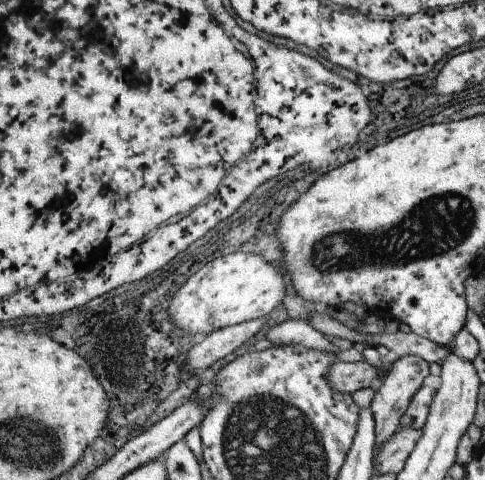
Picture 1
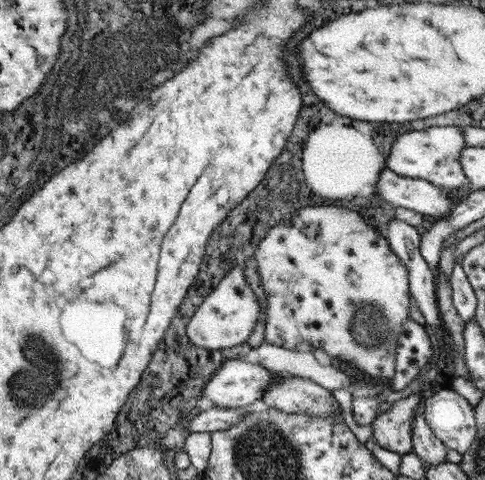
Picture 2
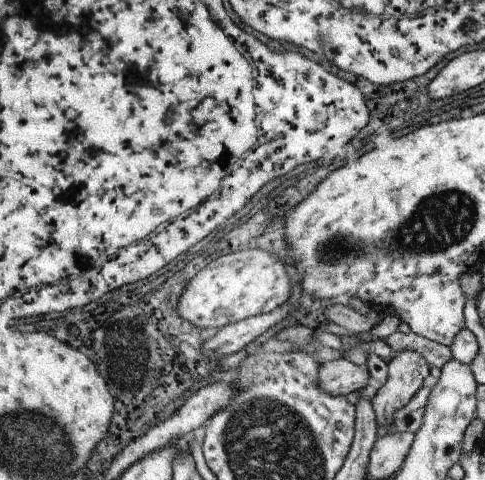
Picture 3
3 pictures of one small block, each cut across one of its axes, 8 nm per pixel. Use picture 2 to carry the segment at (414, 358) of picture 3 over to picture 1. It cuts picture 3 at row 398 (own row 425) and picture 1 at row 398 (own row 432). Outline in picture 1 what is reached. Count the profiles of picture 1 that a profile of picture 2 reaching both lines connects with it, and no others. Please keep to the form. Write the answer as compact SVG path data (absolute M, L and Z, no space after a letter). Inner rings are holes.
M403 356L399 360L391 360L393 364L387 368L387 376L383 380L383 384L379 386L379 390L375 392L369 410L373 412L373 420L375 420L375 456L383 450L383 444L387 444L393 434L399 430L401 418L411 402L411 398L415 396L415 392L419 392L423 378L429 374L429 362L419 358L419 356Z

